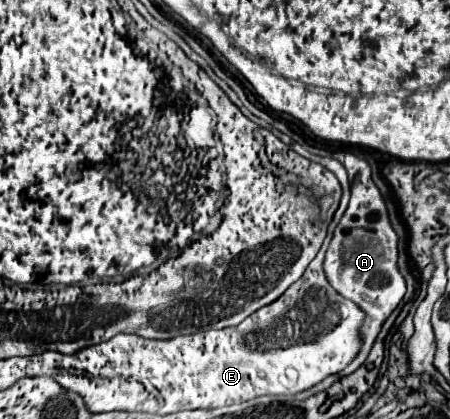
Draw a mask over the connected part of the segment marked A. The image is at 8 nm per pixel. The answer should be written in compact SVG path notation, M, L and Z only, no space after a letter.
M345 153L345 157L341 157L339 161L343 161L343 165L349 173L349 179L351 179L351 201L349 201L349 207L347 207L341 223L335 227L333 239L331 239L329 249L325 253L323 271L325 271L329 285L335 291L339 291L339 295L343 295L345 299L351 299L353 303L357 303L357 307L365 313L365 321L361 327L363 329L361 331L361 335L363 335L361 349L359 349L357 357L343 371L329 375L315 387L295 395L295 399L305 399L307 395L315 395L315 393L327 389L331 383L339 381L341 377L359 369L359 365L367 359L369 349L371 349L377 333L381 331L383 321L391 315L391 311L399 305L399 301L405 295L405 279L397 271L397 241L399 239L389 223L381 193L375 187L375 183L371 181L369 163L365 159L355 157L353 153Z

